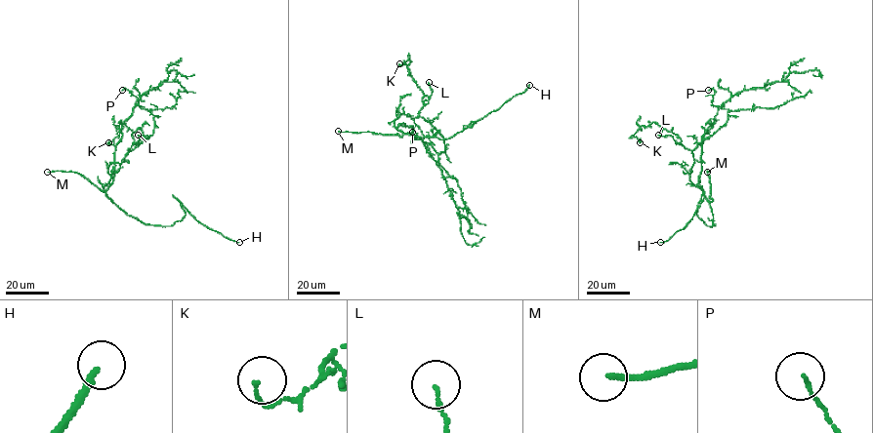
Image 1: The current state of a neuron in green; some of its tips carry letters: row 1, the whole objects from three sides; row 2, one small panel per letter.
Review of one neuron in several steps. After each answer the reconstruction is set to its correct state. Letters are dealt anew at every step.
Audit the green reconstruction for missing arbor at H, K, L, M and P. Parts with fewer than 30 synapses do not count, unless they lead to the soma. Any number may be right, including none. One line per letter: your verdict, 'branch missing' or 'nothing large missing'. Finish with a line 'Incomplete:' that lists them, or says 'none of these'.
H: branch missing
K: nothing large missing
L: nothing large missing
M: branch missing
P: nothing large missing
Incomplete: H, M

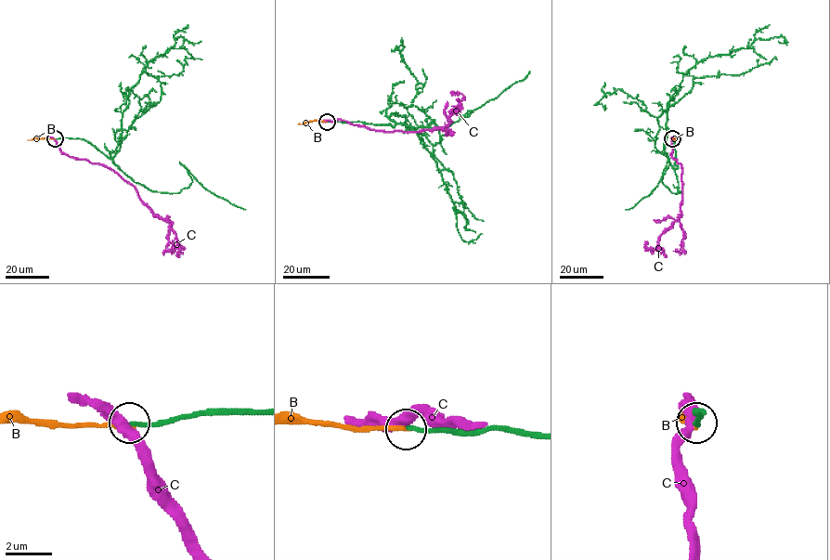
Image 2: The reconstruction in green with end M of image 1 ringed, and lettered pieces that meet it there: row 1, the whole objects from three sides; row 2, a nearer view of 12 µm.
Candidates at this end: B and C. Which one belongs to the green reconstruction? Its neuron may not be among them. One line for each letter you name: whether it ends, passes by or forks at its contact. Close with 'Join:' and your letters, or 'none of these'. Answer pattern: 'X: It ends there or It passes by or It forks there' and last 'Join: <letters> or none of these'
B: It ends there
Join: B

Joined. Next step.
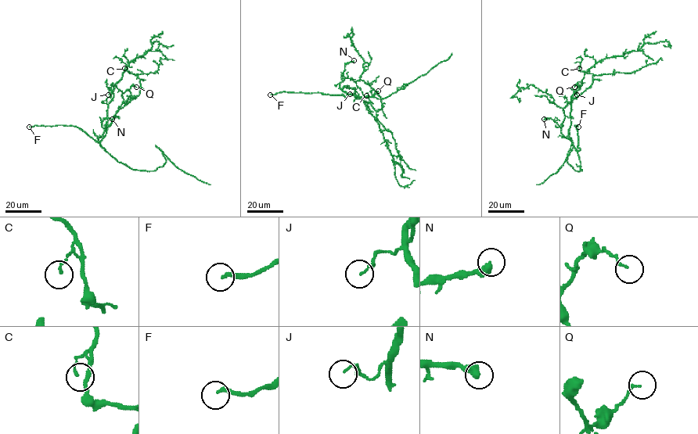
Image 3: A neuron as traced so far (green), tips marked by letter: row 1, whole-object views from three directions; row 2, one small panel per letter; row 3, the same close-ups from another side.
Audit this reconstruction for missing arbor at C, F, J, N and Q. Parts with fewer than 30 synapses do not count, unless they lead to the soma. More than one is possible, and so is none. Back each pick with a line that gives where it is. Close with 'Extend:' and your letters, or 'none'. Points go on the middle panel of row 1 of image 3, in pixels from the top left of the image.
F: at (270, 95)
Extend: F

